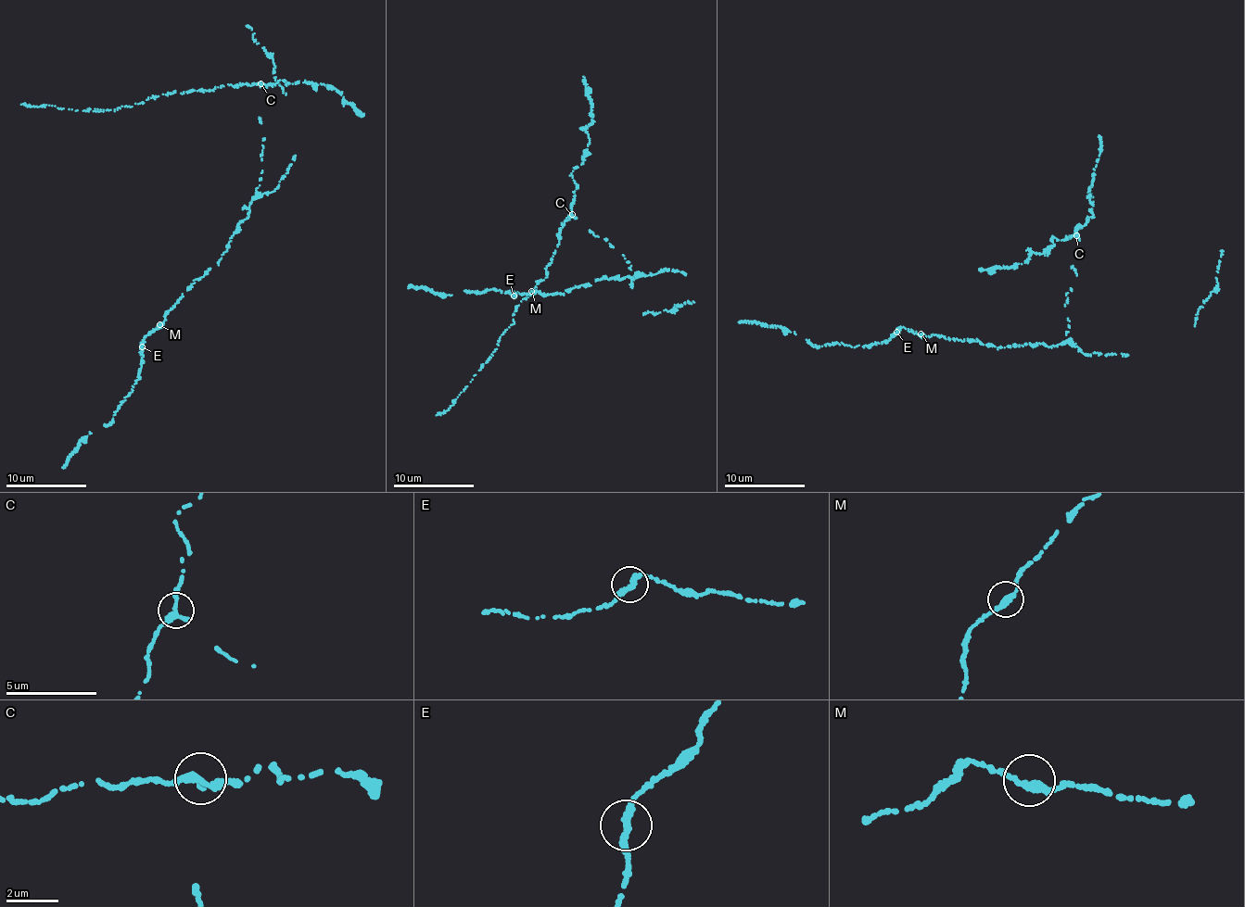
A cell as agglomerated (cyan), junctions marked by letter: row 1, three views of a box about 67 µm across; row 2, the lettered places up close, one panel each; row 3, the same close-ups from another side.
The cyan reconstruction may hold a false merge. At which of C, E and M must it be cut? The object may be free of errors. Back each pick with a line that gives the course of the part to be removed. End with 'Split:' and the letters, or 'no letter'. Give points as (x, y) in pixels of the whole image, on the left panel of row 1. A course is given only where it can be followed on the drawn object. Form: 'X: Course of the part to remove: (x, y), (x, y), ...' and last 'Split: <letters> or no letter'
C: Course of the part to remove: (261, 82), (154, 96), (114, 111), (21, 104)
Split: C

